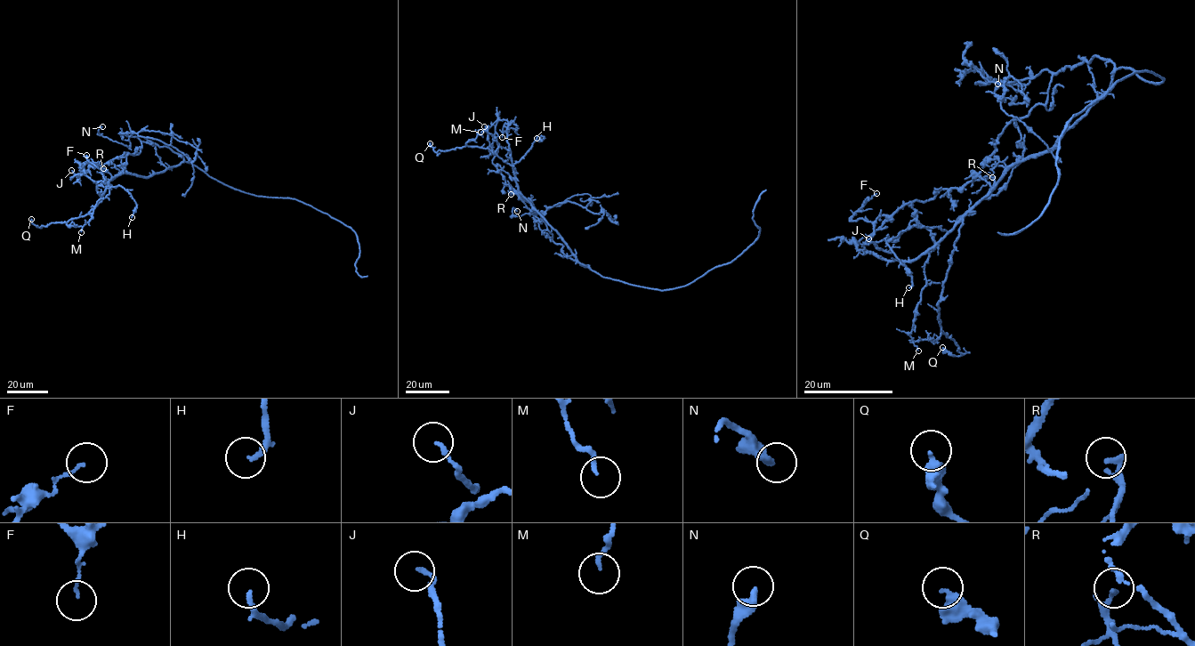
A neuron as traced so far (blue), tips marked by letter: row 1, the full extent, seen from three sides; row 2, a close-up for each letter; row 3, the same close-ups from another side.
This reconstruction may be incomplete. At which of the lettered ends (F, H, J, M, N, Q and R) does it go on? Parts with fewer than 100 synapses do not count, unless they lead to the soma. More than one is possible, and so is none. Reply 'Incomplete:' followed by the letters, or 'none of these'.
Incomplete: none of these

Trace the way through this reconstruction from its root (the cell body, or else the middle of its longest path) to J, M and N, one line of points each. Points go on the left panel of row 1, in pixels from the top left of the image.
J: (207, 175), (184, 162), (147, 177), (124, 172), (112, 177), (102, 166), (85, 162), (78, 174), (71, 170)
M: (207, 175), (191, 163), (184, 162), (147, 177), (123, 172), (109, 180), (93, 210), (92, 218), (81, 232)
N: (207, 175), (169, 148), (125, 134), (130, 133), (128, 147), (113, 141), (98, 133), (102, 126)

